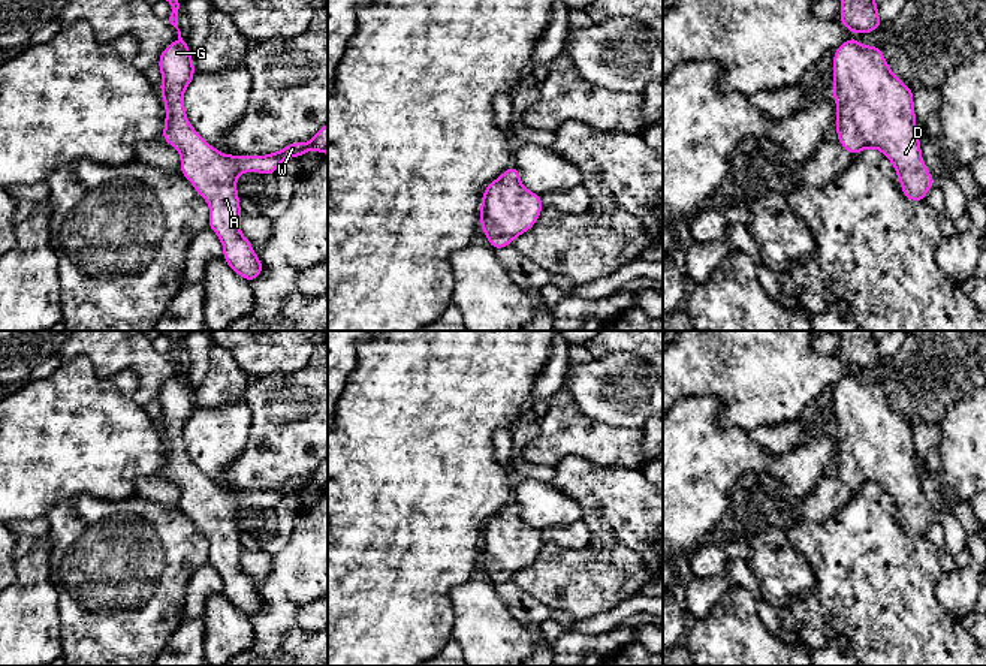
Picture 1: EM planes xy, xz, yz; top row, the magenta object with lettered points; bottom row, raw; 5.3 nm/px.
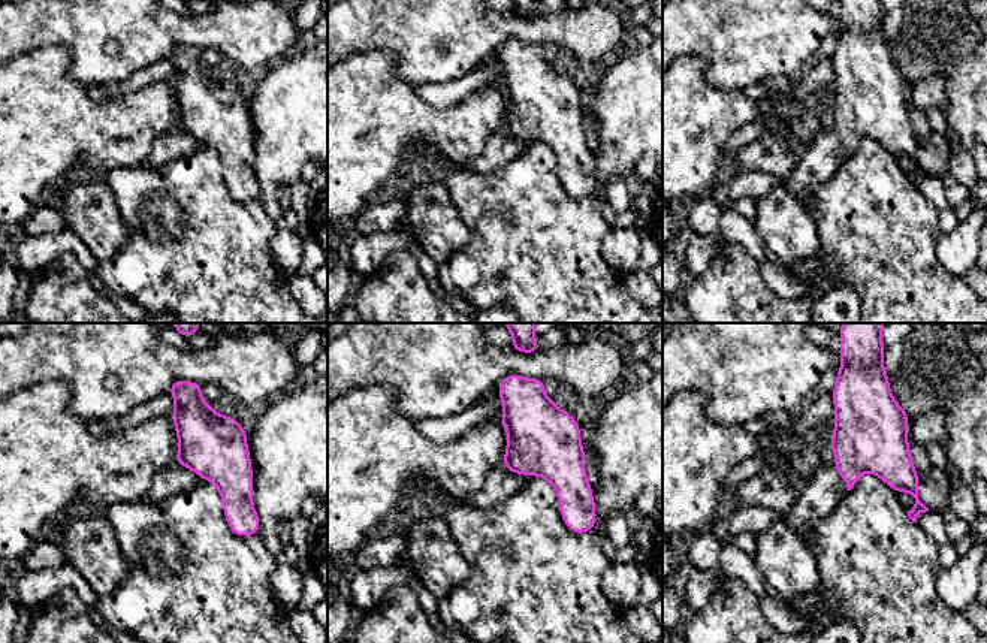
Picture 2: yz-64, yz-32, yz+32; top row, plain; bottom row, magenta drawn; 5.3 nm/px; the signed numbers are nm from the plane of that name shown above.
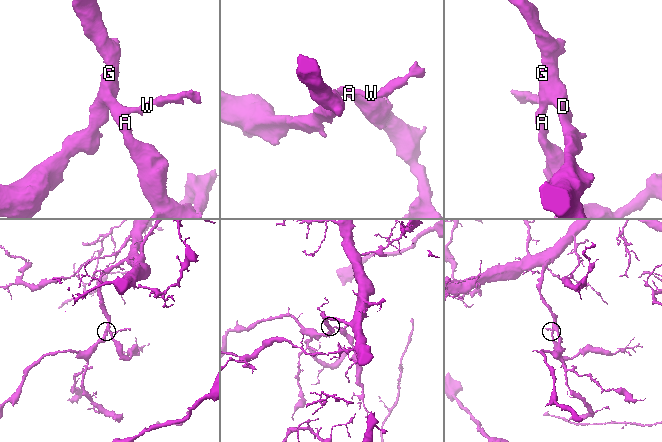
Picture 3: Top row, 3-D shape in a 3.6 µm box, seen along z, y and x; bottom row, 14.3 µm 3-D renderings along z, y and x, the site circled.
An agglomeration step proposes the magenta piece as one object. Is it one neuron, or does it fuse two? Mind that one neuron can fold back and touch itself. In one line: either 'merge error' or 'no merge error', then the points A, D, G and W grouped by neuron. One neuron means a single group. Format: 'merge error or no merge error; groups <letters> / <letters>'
no merge error; groups A D G W

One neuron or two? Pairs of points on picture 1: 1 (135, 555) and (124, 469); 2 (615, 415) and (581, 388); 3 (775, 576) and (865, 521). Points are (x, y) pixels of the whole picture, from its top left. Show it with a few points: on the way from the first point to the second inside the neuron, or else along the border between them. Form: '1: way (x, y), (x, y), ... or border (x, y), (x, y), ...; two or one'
1: border (133, 494), (115, 500), (92, 497); two
2: way (606, 406), (590, 394); one
3: border (784, 529), (813, 572), (811, 593); two

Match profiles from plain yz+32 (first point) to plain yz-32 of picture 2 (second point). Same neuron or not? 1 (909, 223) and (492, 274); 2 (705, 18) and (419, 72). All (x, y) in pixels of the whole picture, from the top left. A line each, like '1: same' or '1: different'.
1: same
2: same

